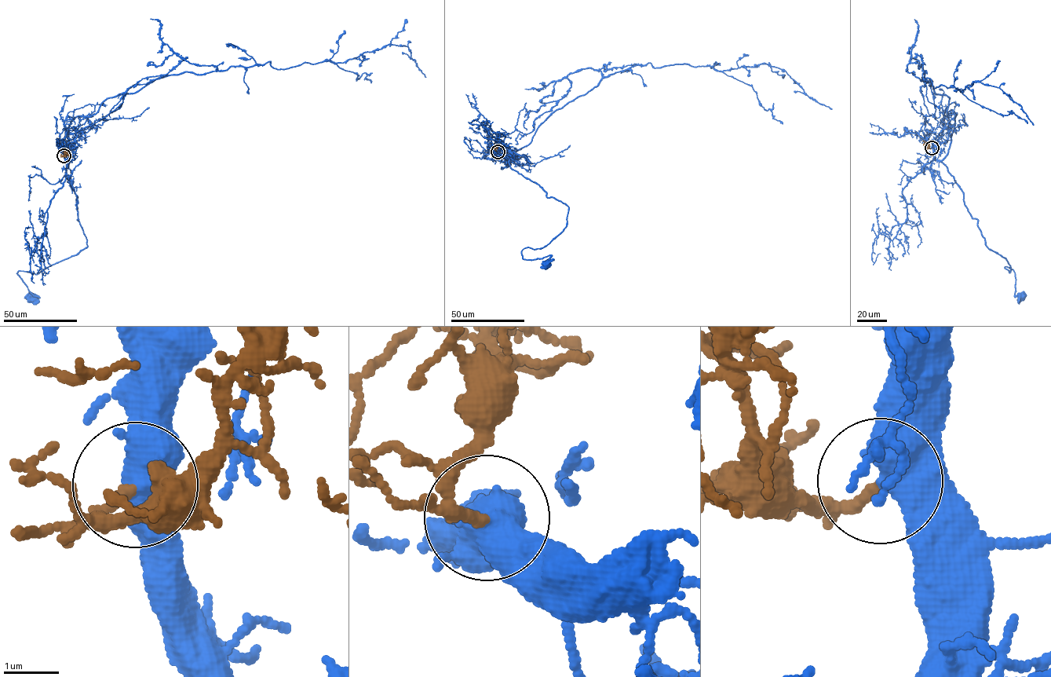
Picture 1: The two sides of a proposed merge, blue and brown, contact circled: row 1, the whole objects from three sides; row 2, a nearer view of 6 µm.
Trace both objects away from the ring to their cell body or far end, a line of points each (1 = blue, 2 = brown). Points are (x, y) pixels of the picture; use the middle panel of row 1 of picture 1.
1: (498, 151), (547, 197), (568, 206), (562, 231), (545, 246), (521, 251), (526, 259), (550, 255), (546, 263)
2: (498, 151), (496, 141)

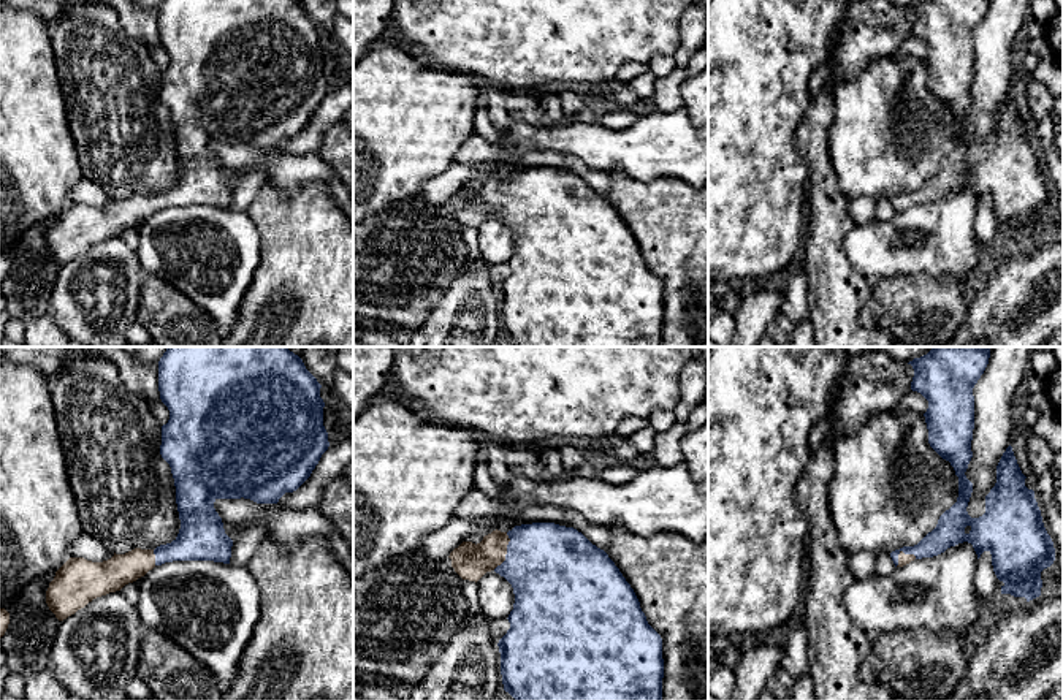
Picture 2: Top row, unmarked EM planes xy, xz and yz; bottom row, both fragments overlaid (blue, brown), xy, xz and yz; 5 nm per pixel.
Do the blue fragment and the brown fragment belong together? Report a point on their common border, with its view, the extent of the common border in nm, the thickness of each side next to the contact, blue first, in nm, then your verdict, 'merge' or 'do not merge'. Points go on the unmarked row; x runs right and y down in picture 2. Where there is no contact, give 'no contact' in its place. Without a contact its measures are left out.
contact xz (507, 197); length 200 nm; calibres 460 and 180 nm; merge

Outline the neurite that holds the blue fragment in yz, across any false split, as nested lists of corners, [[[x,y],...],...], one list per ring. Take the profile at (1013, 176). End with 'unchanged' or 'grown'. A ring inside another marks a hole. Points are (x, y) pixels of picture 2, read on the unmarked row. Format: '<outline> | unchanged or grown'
[[[924,0],[908,8],[914,14],[911,35],[928,46],[924,59],[928,89],[954,112],[958,143],[917,190],[895,195],[890,203],[895,212],[903,212],[968,187],[977,204],[984,196],[992,200],[993,217],[1004,228],[1001,239],[1030,247],[1041,241],[1041,217],[1053,209],[1055,193],[1034,136],[1025,131],[1027,122],[1011,90],[996,111],[996,128],[985,141],[985,158],[971,163],[966,157],[973,138],[973,128],[965,120],[973,103],[973,33],[989,3],[990,0]]] | grown

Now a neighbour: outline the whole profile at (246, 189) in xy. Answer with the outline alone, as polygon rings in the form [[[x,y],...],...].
[[[255,169],[242,176],[231,192],[231,211],[247,211],[252,201],[257,198],[261,185],[268,181],[268,174],[263,169]]]

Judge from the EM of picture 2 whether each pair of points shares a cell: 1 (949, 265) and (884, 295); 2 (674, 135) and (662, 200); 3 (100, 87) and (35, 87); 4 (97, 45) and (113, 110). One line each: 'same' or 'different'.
1: different
2: different
3: different
4: same

